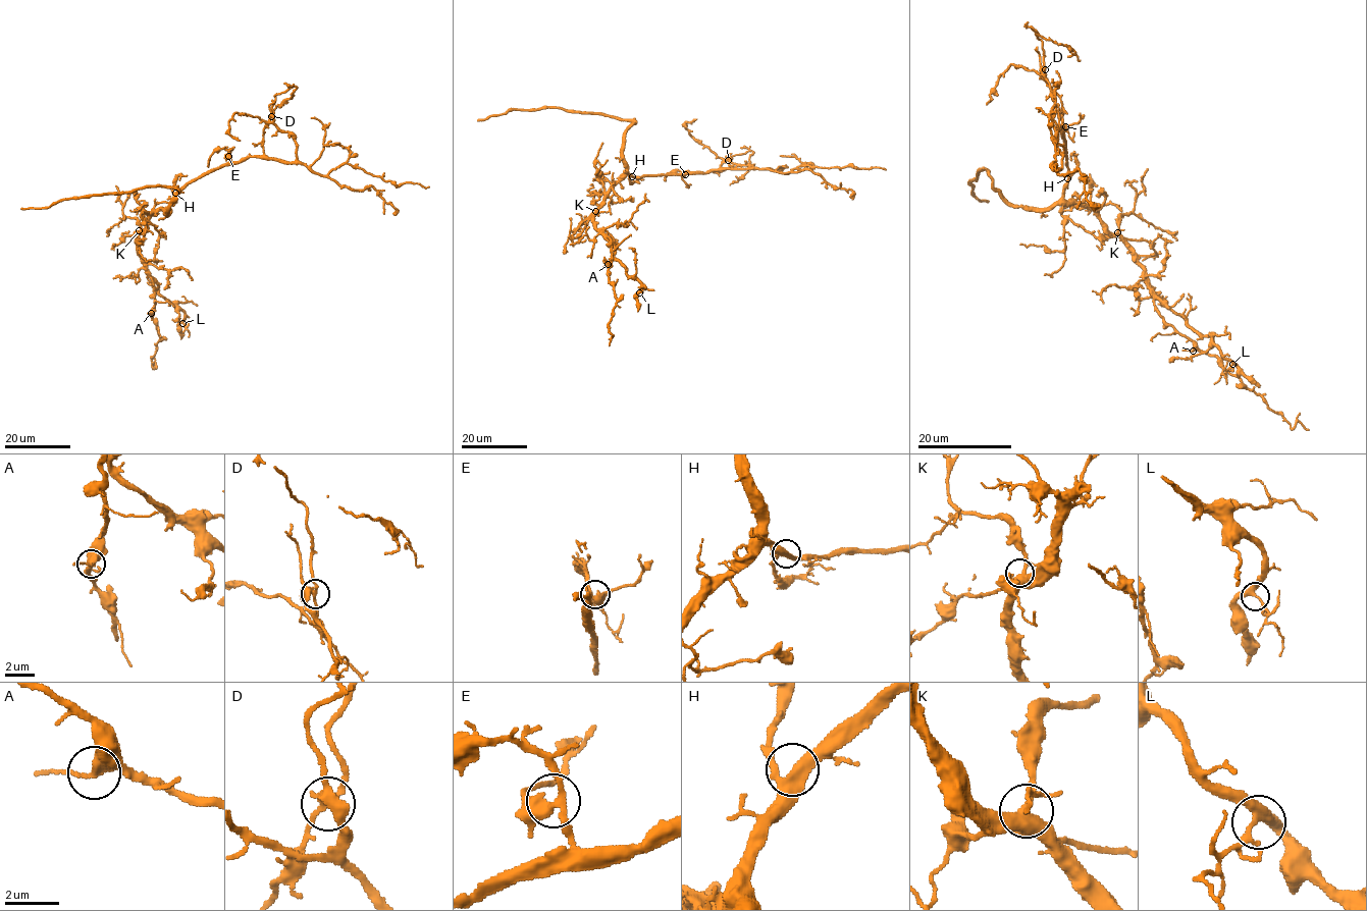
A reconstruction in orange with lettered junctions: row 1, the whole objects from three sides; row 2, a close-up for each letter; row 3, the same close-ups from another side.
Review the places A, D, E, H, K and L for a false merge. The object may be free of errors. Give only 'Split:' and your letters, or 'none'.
Split: D

